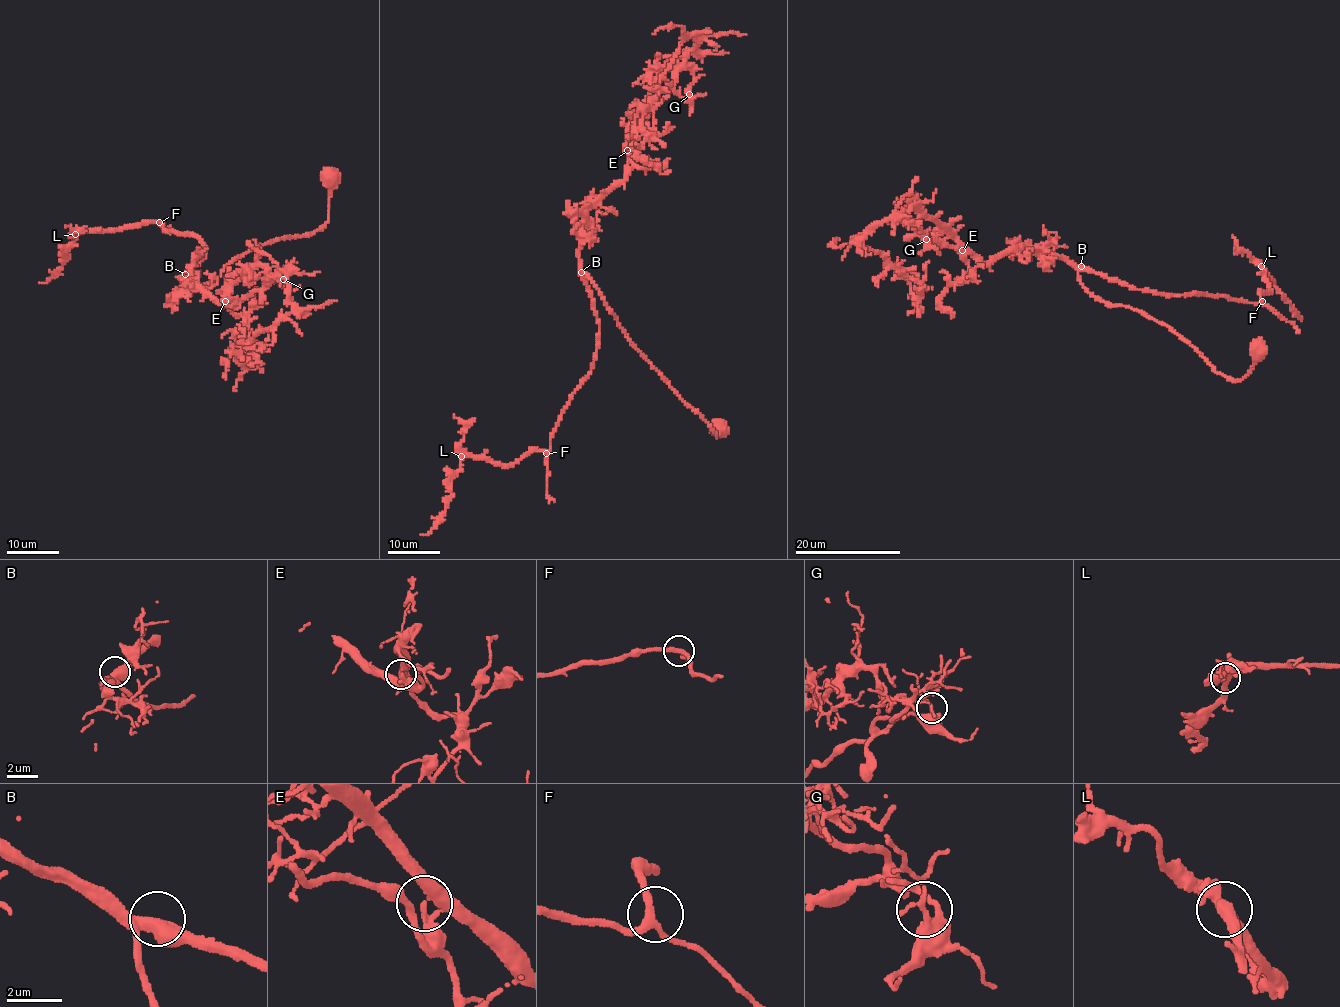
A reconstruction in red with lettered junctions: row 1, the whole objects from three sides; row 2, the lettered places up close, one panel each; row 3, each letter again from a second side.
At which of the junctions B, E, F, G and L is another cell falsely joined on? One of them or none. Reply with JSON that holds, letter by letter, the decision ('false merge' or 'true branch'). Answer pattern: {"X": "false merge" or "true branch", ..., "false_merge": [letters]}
{"B": "true branch", "E": "false merge", "F": "true branch", "G": "true branch", "L": "true branch", "false_merge": ["E"]}

